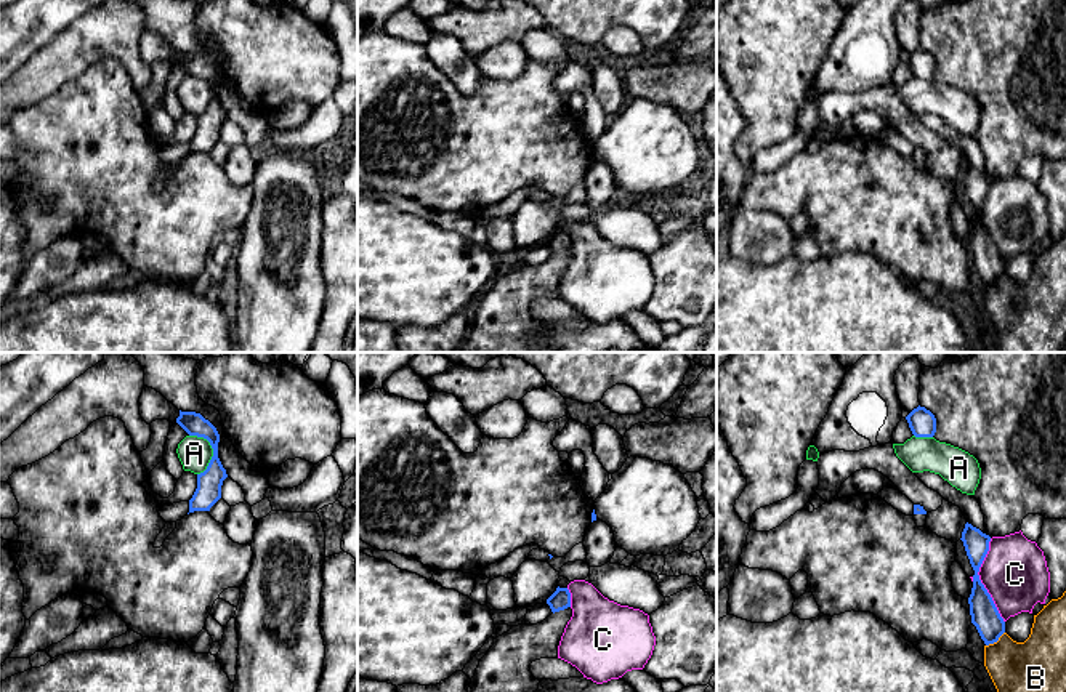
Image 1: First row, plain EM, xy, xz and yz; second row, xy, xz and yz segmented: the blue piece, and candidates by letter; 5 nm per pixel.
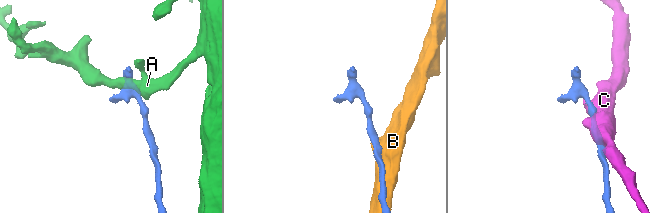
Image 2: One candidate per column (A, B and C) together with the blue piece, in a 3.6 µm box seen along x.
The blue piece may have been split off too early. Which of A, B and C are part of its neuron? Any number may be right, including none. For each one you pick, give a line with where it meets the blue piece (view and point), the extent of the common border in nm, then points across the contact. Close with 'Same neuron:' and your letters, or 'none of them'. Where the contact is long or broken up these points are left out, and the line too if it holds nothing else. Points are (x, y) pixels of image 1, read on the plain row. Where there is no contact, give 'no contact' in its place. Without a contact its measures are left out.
Same neuron: none of them

